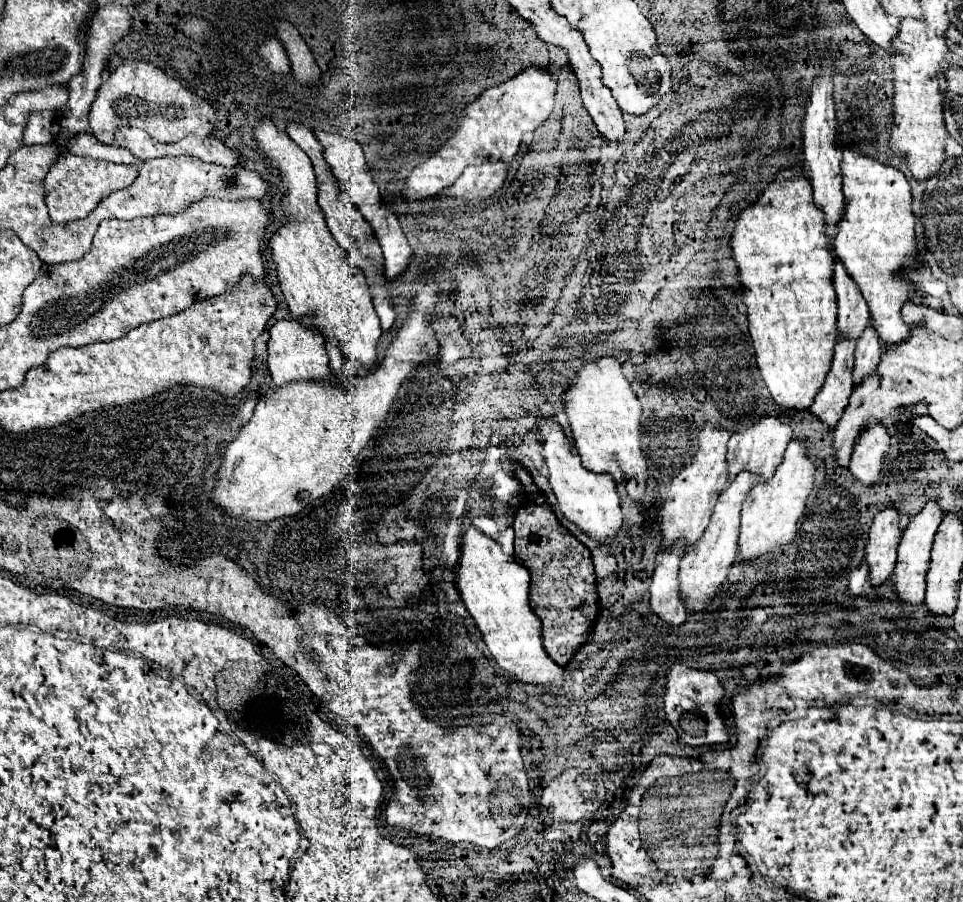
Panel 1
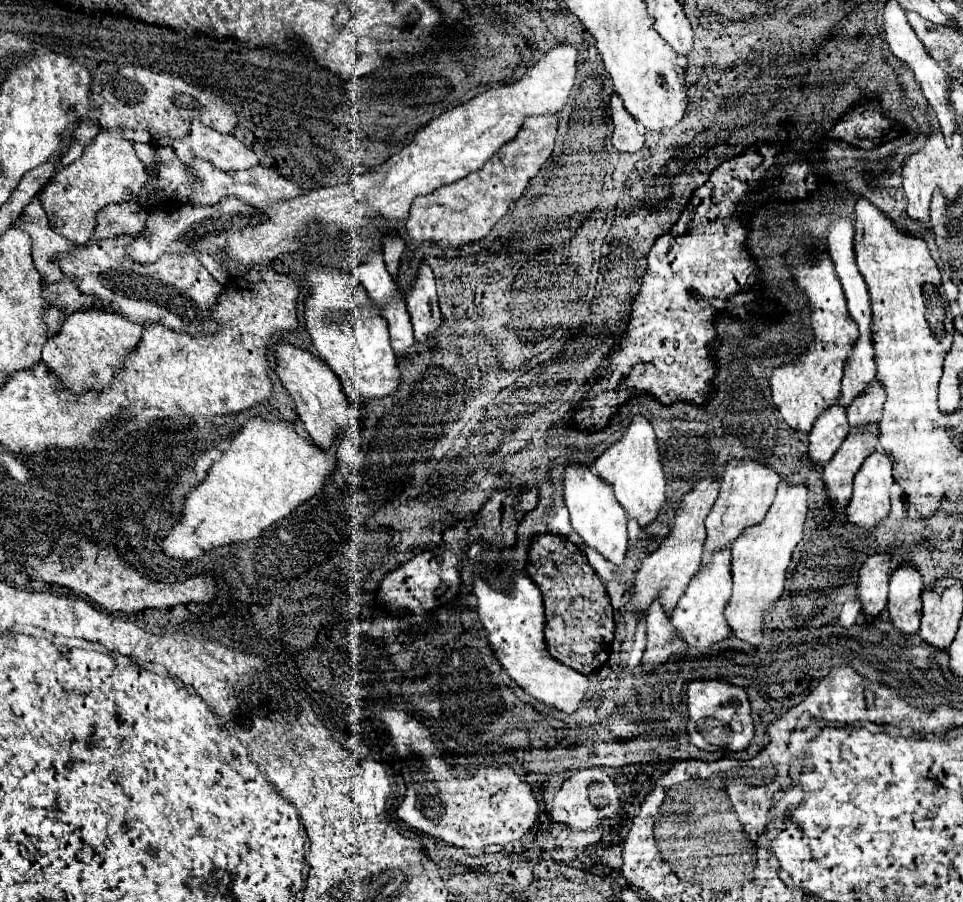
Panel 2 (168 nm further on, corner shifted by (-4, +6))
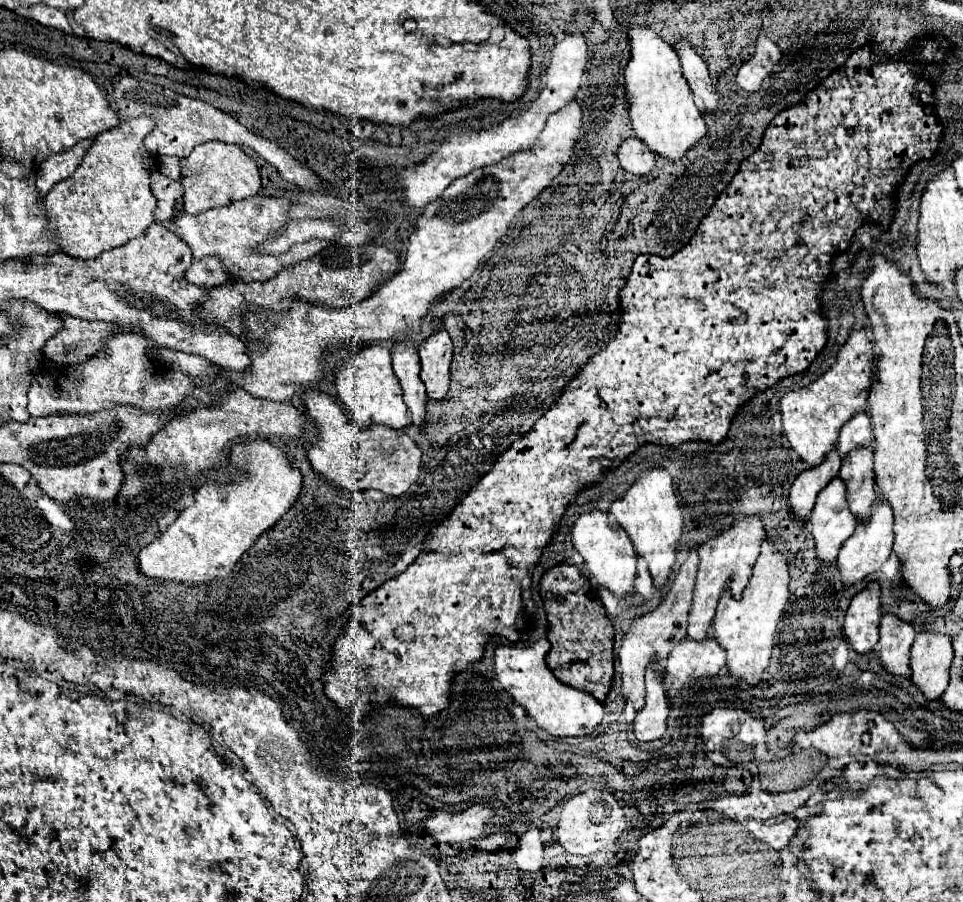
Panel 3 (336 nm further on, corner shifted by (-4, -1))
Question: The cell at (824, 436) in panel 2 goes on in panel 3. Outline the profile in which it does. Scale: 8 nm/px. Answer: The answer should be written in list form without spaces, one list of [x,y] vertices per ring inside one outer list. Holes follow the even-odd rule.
[[[834,447],[832,451],[826,453],[826,459],[818,467],[810,467],[796,477],[794,485],[790,487],[788,505],[800,519],[808,517],[808,513],[816,503],[818,491],[838,475],[838,469],[840,469],[840,455],[838,449]]]

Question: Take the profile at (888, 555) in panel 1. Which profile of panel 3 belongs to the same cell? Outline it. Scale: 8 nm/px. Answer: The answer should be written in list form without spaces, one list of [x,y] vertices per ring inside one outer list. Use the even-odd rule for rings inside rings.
[[[870,581],[860,593],[854,595],[846,619],[844,619],[844,635],[850,645],[858,653],[868,653],[878,643],[878,627],[880,627],[880,583]]]

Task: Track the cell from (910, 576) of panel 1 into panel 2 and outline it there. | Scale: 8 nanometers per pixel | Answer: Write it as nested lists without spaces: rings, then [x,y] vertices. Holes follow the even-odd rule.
[[[912,564],[900,566],[890,578],[886,612],[890,622],[902,636],[912,636],[920,628],[920,590],[922,576]]]

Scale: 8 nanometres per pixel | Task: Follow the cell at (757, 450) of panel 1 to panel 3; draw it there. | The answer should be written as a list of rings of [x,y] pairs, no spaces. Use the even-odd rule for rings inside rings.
[[[744,515],[740,521],[722,529],[718,535],[710,537],[706,543],[700,545],[700,549],[698,549],[700,565],[698,565],[698,577],[696,577],[696,587],[694,587],[694,603],[692,603],[692,611],[688,617],[688,637],[704,639],[706,631],[710,629],[712,617],[716,613],[720,593],[728,583],[732,589],[746,587],[752,565],[760,553],[760,541],[764,539],[764,535],[766,535],[766,531],[764,531],[762,517]]]

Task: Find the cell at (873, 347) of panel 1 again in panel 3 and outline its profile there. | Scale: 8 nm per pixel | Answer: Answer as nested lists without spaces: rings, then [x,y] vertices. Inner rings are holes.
[[[856,447],[842,459],[840,475],[848,487],[850,511],[856,517],[868,519],[870,505],[876,497],[874,487],[874,451],[870,447]]]

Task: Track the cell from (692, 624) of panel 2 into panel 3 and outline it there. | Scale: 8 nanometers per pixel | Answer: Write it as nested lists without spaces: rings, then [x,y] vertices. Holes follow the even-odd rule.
[[[706,633],[706,639],[684,639],[674,647],[674,651],[666,657],[666,691],[668,697],[686,683],[692,683],[698,677],[718,675],[722,665],[726,663],[726,653],[718,647],[714,633]]]

